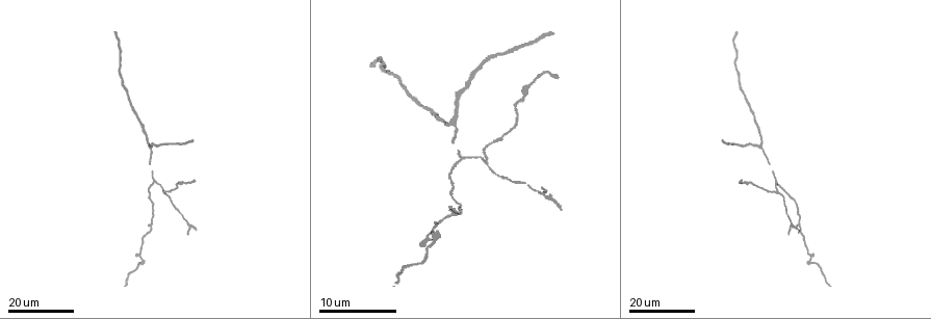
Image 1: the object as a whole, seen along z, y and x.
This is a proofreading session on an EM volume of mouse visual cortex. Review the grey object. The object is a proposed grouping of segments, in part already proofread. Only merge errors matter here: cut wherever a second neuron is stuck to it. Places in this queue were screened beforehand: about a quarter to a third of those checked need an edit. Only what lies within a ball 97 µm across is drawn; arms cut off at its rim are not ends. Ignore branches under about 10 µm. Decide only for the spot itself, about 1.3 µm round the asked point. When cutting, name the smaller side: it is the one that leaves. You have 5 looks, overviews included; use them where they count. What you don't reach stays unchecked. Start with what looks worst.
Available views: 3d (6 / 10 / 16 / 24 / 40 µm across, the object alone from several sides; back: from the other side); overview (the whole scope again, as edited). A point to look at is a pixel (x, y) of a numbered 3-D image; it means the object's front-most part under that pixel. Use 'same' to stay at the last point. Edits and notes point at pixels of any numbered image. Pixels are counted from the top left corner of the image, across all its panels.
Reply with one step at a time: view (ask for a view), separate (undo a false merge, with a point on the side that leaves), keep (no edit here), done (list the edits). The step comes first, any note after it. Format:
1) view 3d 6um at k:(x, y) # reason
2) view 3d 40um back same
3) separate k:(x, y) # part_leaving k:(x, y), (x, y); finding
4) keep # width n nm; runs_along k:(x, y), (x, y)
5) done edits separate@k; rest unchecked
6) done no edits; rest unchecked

view 3d 24um at 1:(776, 194) # three-way junction

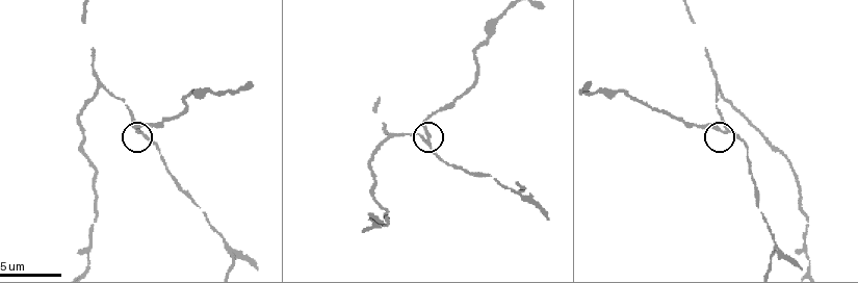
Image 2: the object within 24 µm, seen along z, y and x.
view 3d 6um at 2:(720, 131) # closer look

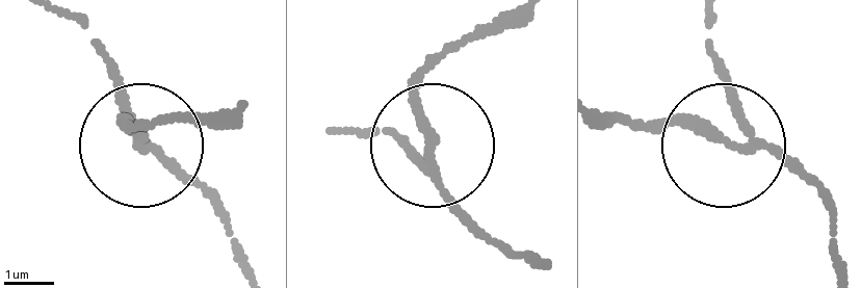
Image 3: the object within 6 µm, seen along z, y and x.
separate 3:(123, 115) # arms 3; part_leaving 3:(138, 149), (126, 125), (225, 121); two neurons meet here

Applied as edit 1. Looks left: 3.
view overview

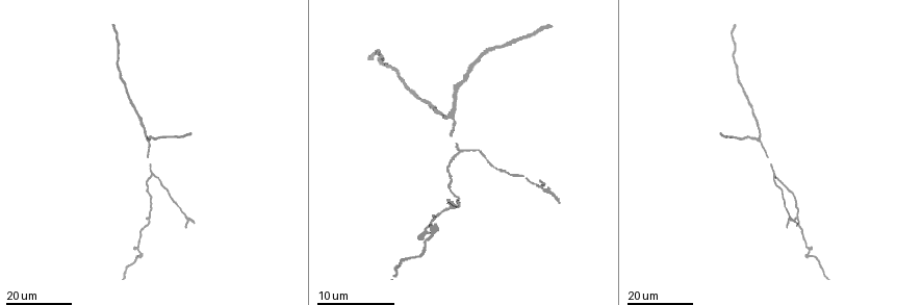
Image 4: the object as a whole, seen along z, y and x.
view 3d 16um at 4:(152, 174) # small branch off a trunk

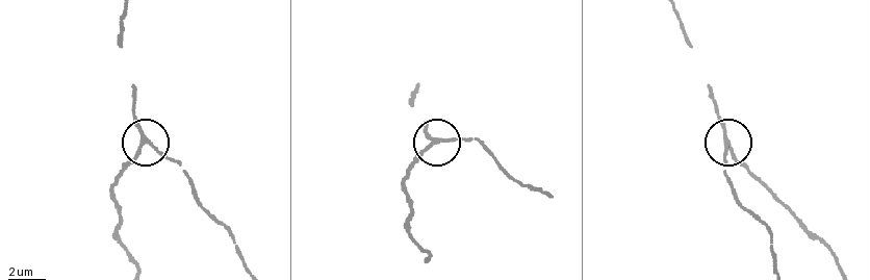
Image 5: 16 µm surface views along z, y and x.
view 3d 6um at 5:(144, 145)

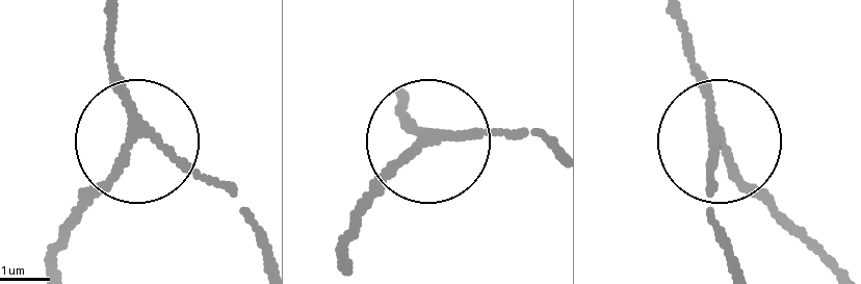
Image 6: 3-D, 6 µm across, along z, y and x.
keep # width 170 nm; continuous, no second neuron

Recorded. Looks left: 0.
done edits separate@3; rest unchecked

